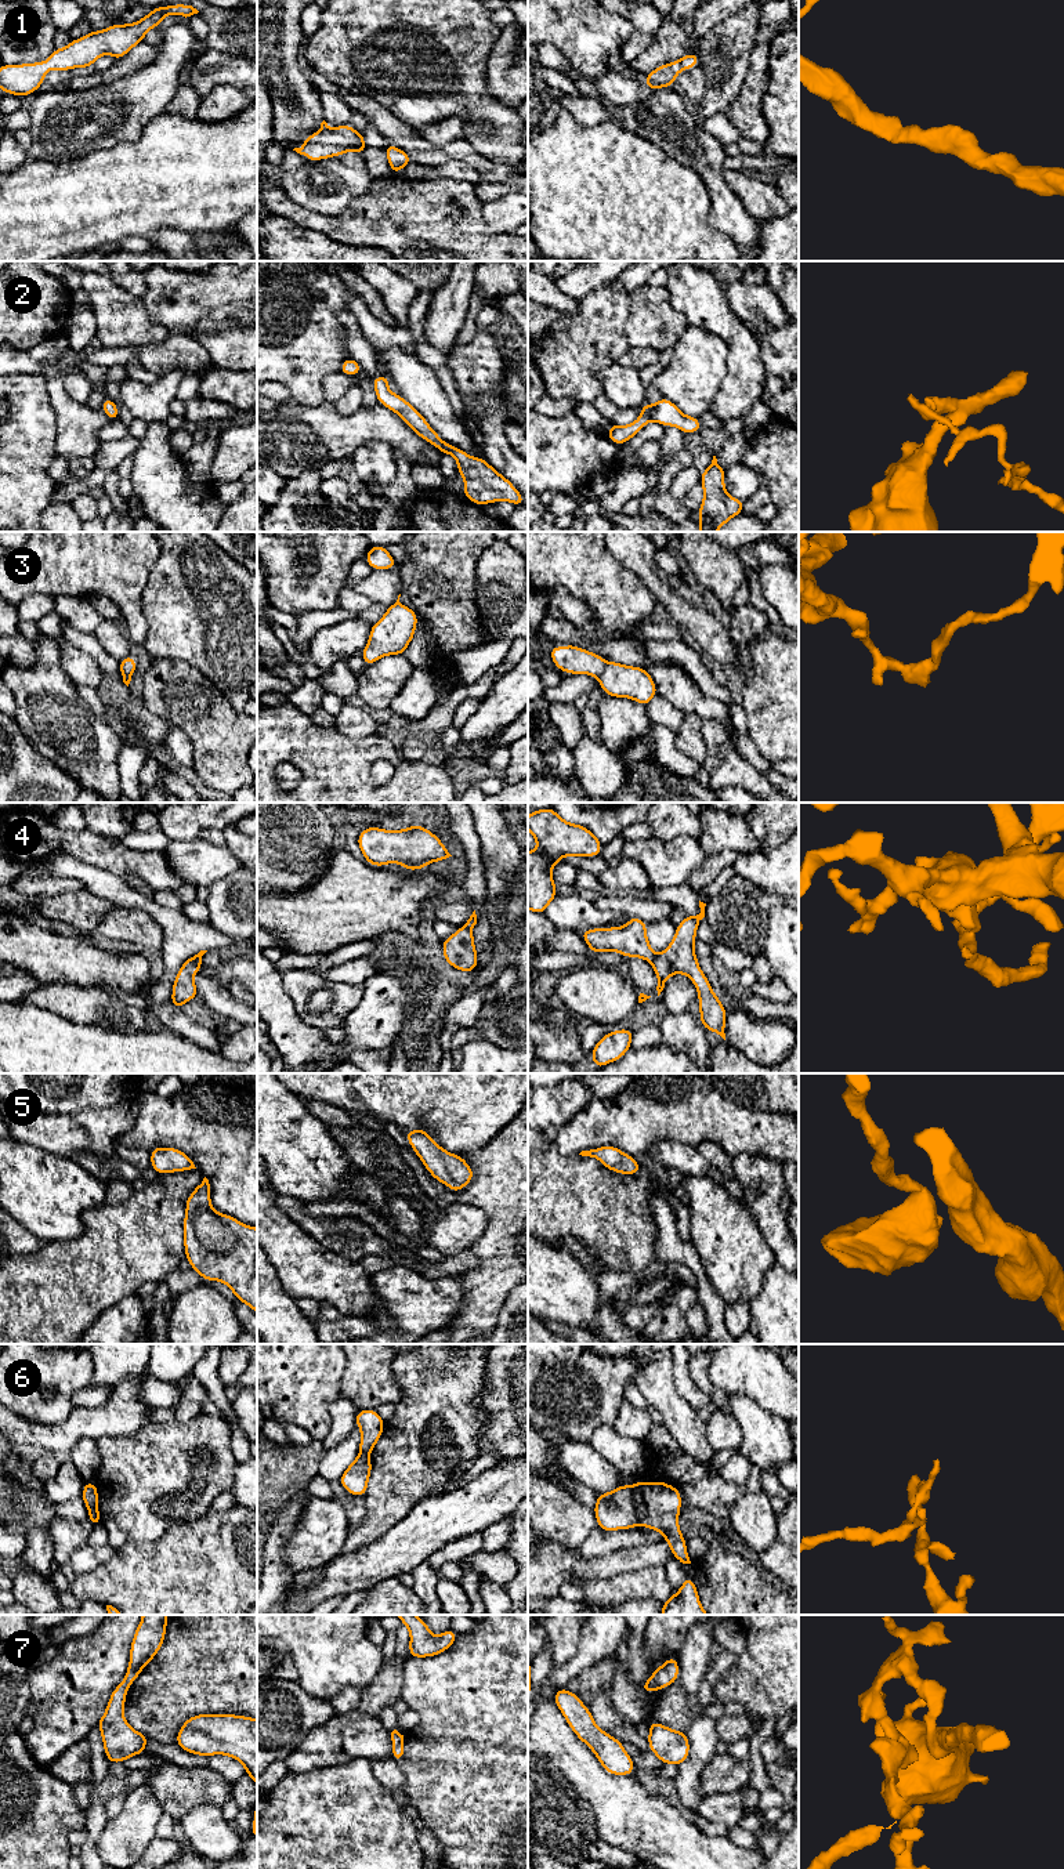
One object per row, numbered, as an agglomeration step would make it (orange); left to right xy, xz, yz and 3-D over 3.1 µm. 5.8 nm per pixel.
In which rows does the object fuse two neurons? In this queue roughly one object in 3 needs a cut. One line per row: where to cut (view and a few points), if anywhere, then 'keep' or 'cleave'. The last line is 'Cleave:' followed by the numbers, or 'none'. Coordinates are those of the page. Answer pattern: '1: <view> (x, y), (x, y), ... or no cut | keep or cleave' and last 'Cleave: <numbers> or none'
1: no cut | keep
2: yz (651, 406), (650, 419) | cleave
3: yz (605, 663), (597, 676) | cleave
4: yz (655, 955), (651, 963) | cleave
5: no cut | keep
6: yz (630, 1487), (633, 1506), (640, 1522) | cleave
7: no cut | keep
Cleave: 2, 3, 4, 6

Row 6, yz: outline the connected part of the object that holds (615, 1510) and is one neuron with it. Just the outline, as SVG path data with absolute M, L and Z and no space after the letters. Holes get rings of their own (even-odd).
M625 1484L608 1493L598 1493L593 1510L597 1524L604 1532L633 1529L640 1524L633 1489Z

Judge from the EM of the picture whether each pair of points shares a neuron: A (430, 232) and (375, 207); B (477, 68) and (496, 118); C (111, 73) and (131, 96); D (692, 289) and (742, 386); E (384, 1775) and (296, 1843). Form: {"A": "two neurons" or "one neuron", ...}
{"A": "one neuron", "B": "one neuron", "C": "two neurons", "D": "one neuron", "E": "two neurons"}

